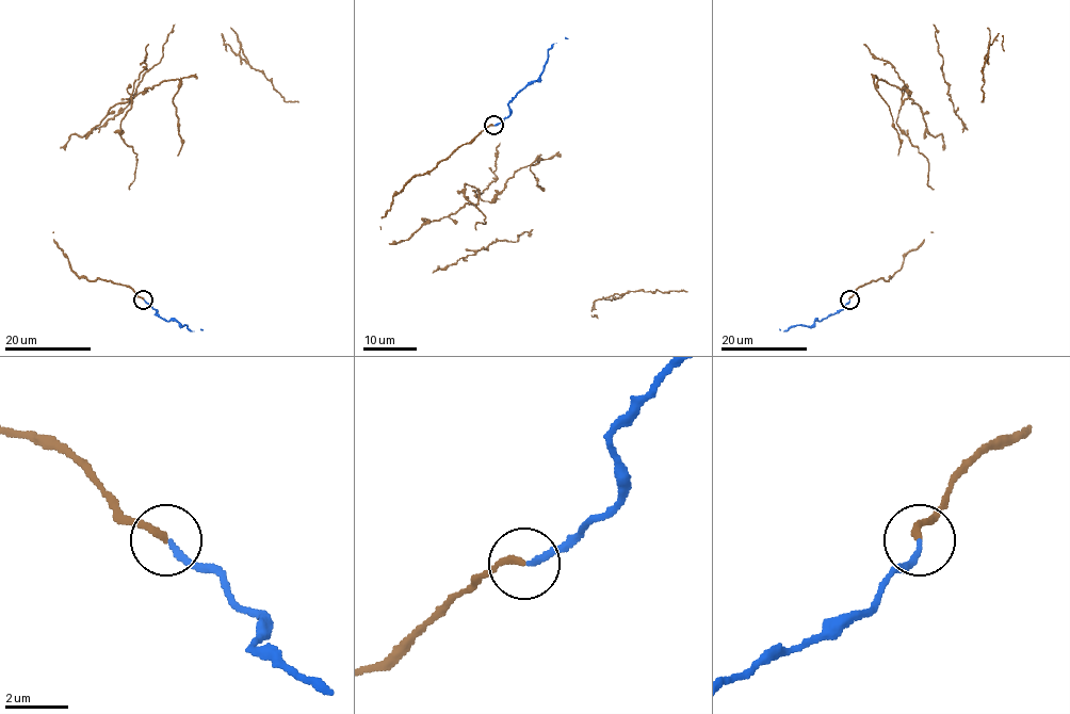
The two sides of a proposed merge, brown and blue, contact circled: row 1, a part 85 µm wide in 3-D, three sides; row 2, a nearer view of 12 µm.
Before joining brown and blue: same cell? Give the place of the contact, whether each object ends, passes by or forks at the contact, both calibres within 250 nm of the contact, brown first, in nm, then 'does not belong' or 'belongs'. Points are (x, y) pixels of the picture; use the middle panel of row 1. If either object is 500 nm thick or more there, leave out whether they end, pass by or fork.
place (493, 125); brown ends; blue ends; calibres 220 and 190 nm; does not belong

